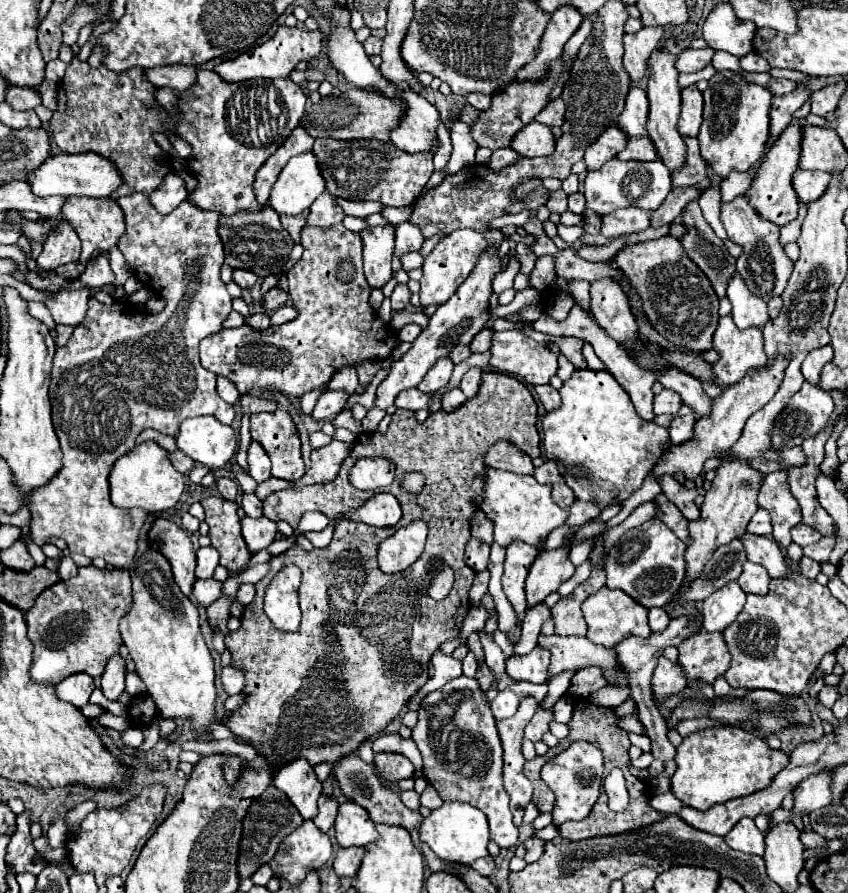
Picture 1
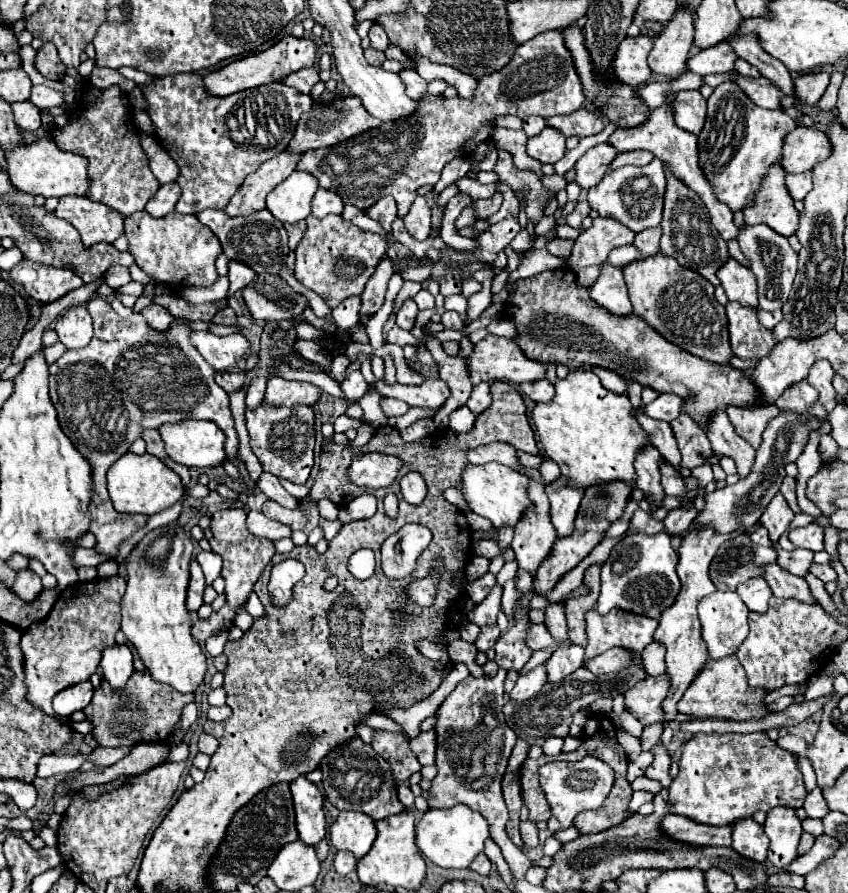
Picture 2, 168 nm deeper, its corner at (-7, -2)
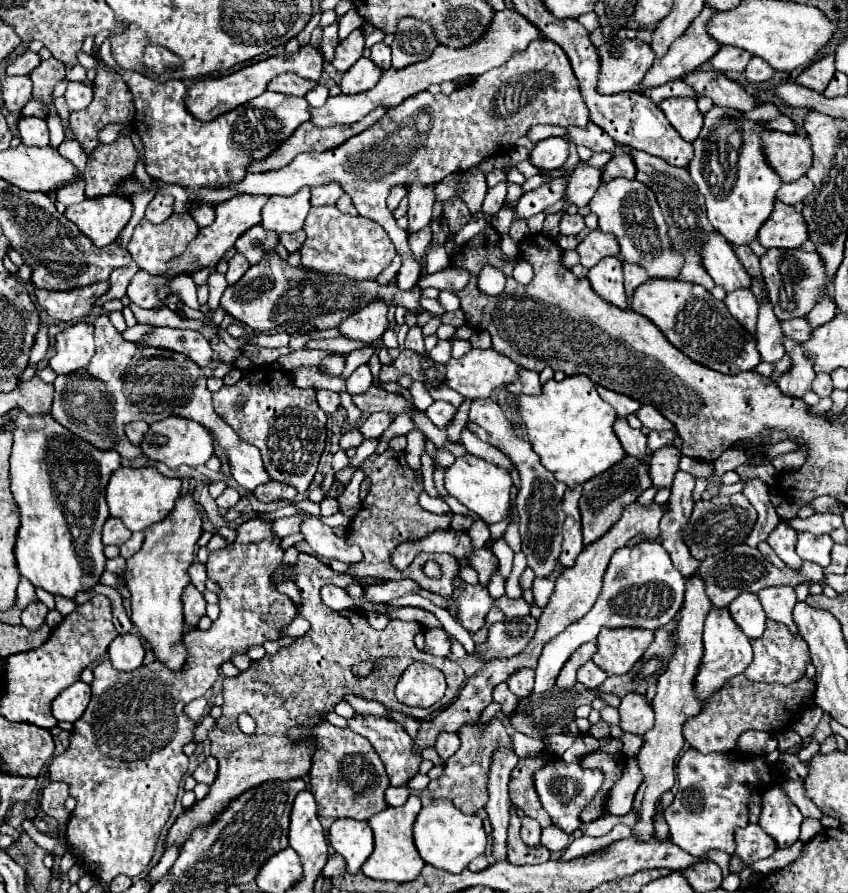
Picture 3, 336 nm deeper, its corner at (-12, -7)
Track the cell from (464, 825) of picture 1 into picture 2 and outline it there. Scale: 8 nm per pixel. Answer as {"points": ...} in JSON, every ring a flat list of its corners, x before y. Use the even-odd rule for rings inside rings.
{"points":[[454,805,450,809,428,809,416,823,416,845,426,859,438,867,468,867,472,859,484,851,484,841,490,837,488,823,478,811,464,805]]}

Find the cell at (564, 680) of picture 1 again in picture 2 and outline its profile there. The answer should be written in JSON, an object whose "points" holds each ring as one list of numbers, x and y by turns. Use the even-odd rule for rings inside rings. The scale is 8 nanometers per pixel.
{"points":[[594,609,586,615,586,659,600,655,612,647,624,647,628,651,640,653,658,627,658,621,646,619,642,615,626,615,622,611,612,611,610,615,598,615]]}

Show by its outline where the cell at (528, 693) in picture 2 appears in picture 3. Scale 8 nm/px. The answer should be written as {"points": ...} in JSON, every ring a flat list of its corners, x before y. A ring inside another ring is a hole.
{"points":[[657,540,639,542,633,546,619,548,605,572,603,590,595,602,595,606,571,624,565,632,555,636,551,642,545,644,539,664,535,668,535,688,533,692,545,692,555,686,559,670,571,658,571,654,585,642,595,642,597,634,603,626,607,628,623,628,623,626,637,626,657,630,671,622,683,604,685,594,685,578,679,576,679,570,673,566,667,550]]}

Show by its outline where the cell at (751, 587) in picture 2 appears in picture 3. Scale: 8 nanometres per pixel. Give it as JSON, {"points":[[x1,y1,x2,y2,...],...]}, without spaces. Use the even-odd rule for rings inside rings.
{"points":[[741,592,729,604,729,612,749,638,759,638,763,634,765,612,763,612,763,606,759,604,759,600,755,600,753,592]]}

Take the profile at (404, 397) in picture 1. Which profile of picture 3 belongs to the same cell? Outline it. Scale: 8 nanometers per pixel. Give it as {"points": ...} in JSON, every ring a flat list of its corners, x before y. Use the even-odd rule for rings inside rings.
{"points":[[379,412,379,414,371,414,361,426,359,430,363,432,365,438,379,438,395,420,395,414,387,414,387,412]]}

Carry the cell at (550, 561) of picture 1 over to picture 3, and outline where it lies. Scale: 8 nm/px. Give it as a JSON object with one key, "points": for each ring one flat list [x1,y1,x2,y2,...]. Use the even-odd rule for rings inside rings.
{"points":[[627,456,627,460,621,460,619,464,615,464,615,468,609,468,607,472,595,476,595,480,593,478,587,480,587,484,583,484,583,496,579,500,583,546,597,542,619,520,625,506,635,502,641,496,641,492,647,490,649,486,651,486,651,478,649,478,647,464,633,460,631,456]]}

